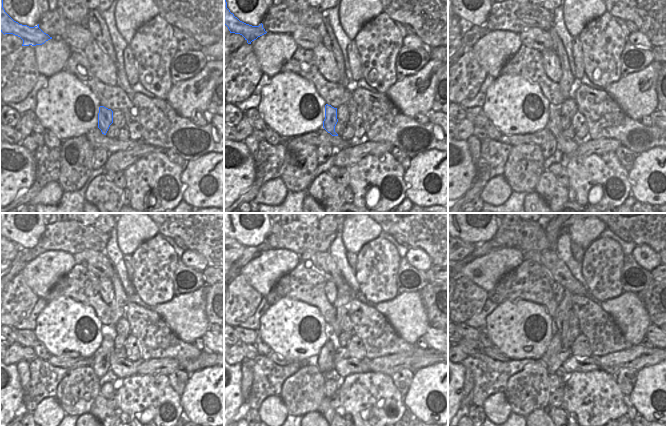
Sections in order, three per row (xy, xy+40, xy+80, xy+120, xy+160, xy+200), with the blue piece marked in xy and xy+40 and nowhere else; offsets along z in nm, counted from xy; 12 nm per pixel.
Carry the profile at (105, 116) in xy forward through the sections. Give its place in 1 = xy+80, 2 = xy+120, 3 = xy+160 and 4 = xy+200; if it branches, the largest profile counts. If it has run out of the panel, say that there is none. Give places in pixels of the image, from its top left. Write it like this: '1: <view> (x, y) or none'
1: xy+80 (566, 145)
2: xy+120 (121, 368)
3: xy+160 (348, 366)
4: xy+200 (573, 364)

